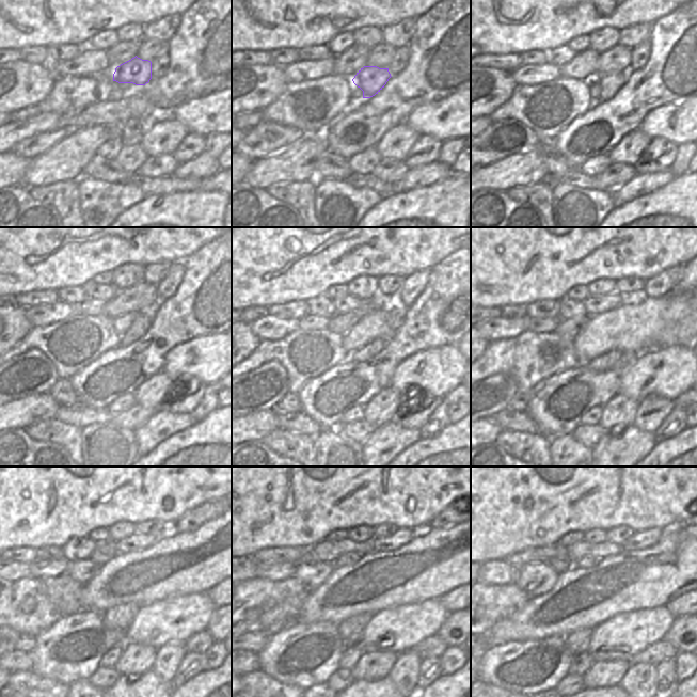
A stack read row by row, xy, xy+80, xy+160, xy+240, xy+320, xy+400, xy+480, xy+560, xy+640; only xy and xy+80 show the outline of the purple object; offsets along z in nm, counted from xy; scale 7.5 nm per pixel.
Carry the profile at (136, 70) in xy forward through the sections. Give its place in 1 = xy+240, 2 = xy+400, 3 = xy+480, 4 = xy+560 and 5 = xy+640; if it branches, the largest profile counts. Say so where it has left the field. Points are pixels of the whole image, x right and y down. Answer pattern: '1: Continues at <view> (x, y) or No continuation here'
1: Continues at xy+240 (142, 322)
2: Continues at xy+400 (606, 361)
3: Continues at xy+480 (120, 617)
4: Continues at xy+560 (350, 630)
5: Continues at xy+640 (577, 642)

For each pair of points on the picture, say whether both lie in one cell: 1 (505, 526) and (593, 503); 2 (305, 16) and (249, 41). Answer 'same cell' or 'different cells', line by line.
1: same cell
2: same cell

